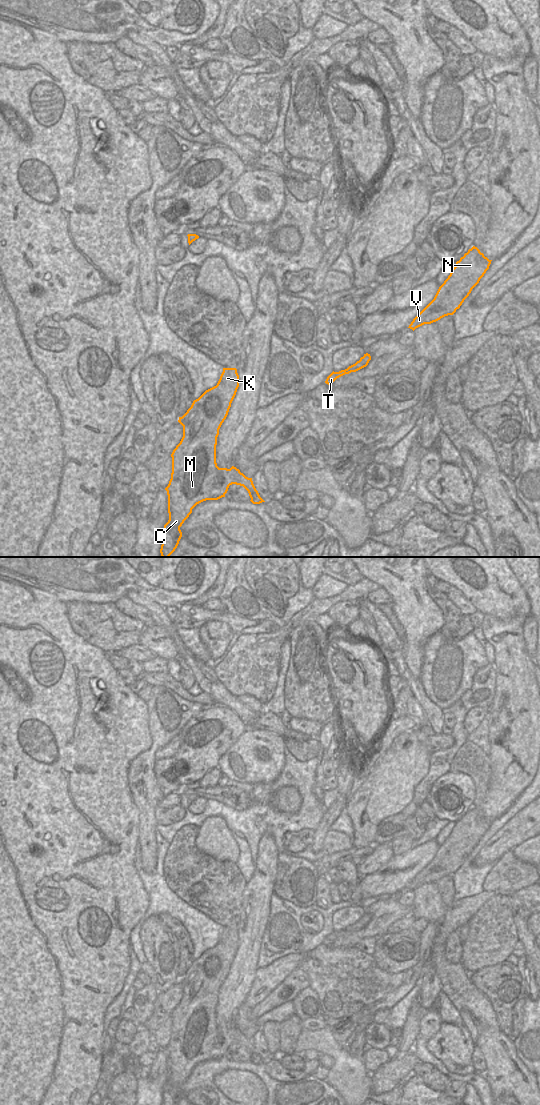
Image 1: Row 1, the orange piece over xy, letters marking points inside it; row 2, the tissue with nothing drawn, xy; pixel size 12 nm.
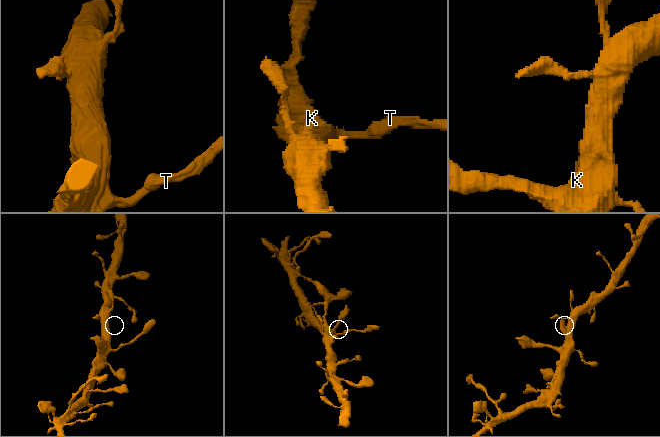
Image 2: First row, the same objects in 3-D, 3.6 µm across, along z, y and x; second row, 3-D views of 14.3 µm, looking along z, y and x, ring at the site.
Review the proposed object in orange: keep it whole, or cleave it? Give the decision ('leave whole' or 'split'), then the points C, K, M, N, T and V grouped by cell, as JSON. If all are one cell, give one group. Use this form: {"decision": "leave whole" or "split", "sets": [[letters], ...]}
{"decision": "leave whole", "sets": [["C", "K", "M", "N", "T", "V"]]}

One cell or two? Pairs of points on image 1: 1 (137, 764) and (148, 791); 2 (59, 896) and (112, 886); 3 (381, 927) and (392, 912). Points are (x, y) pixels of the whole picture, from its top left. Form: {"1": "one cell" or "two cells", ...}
{"1": "one cell", "2": "one cell", "3": "one cell"}

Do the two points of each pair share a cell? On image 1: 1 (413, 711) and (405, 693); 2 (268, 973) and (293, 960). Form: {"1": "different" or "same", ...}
{"1": "different", "2": "same"}

